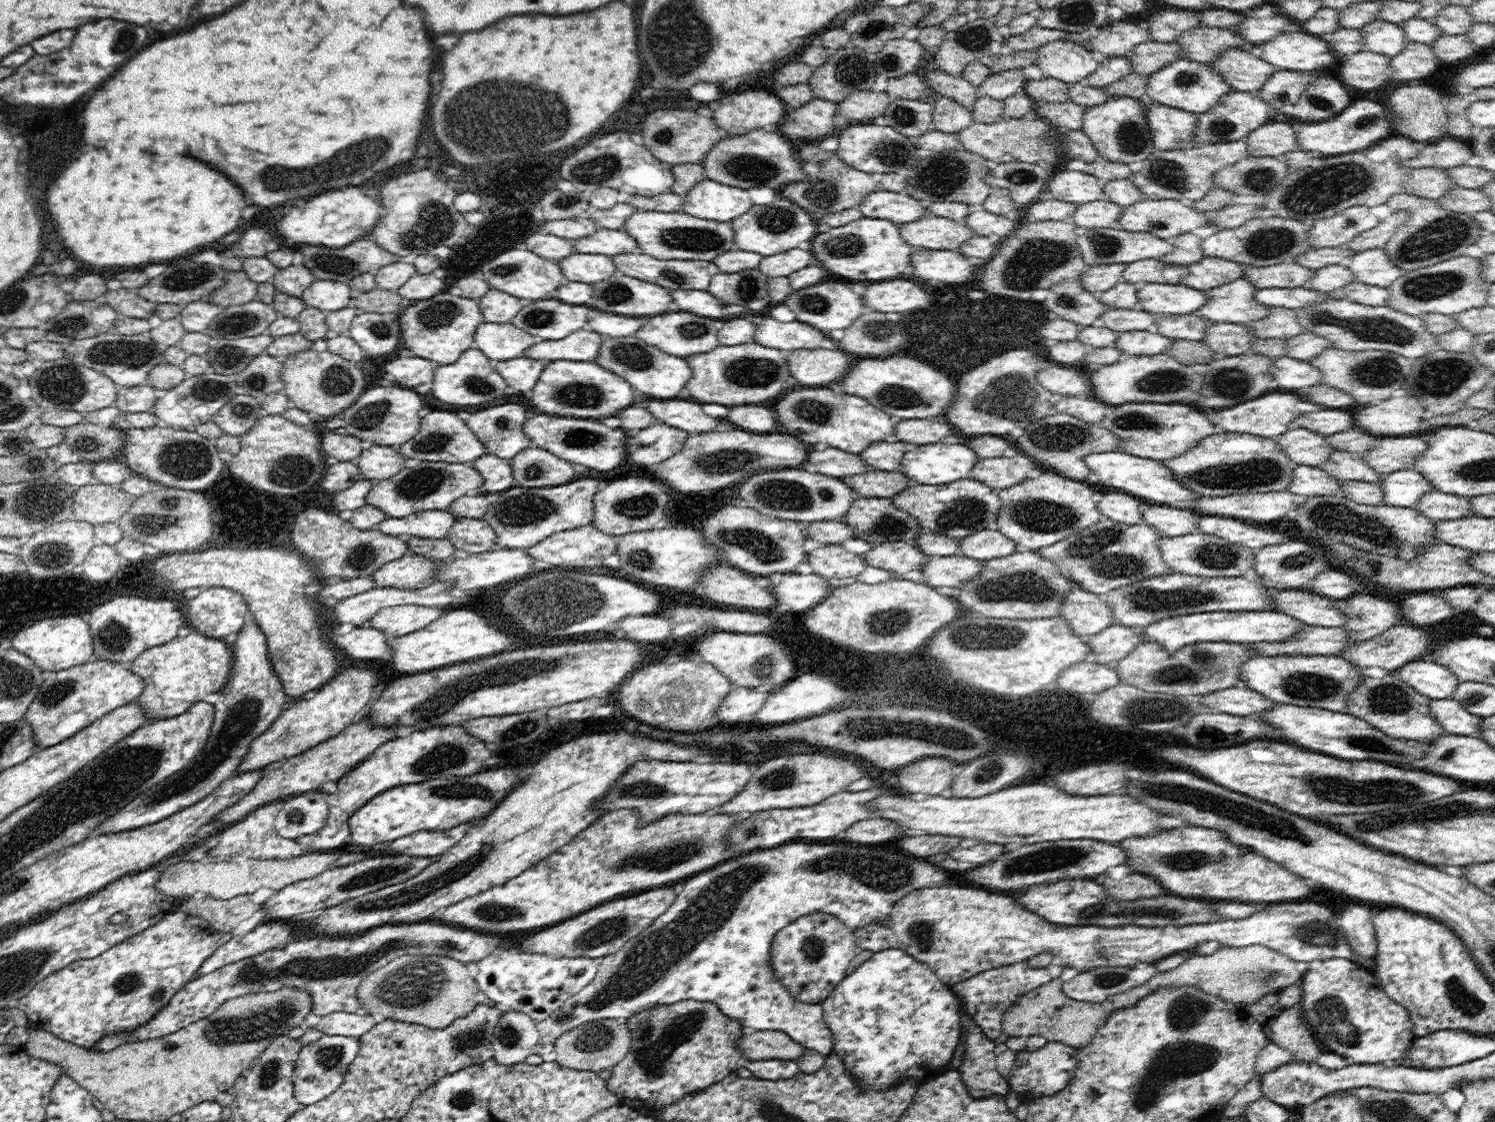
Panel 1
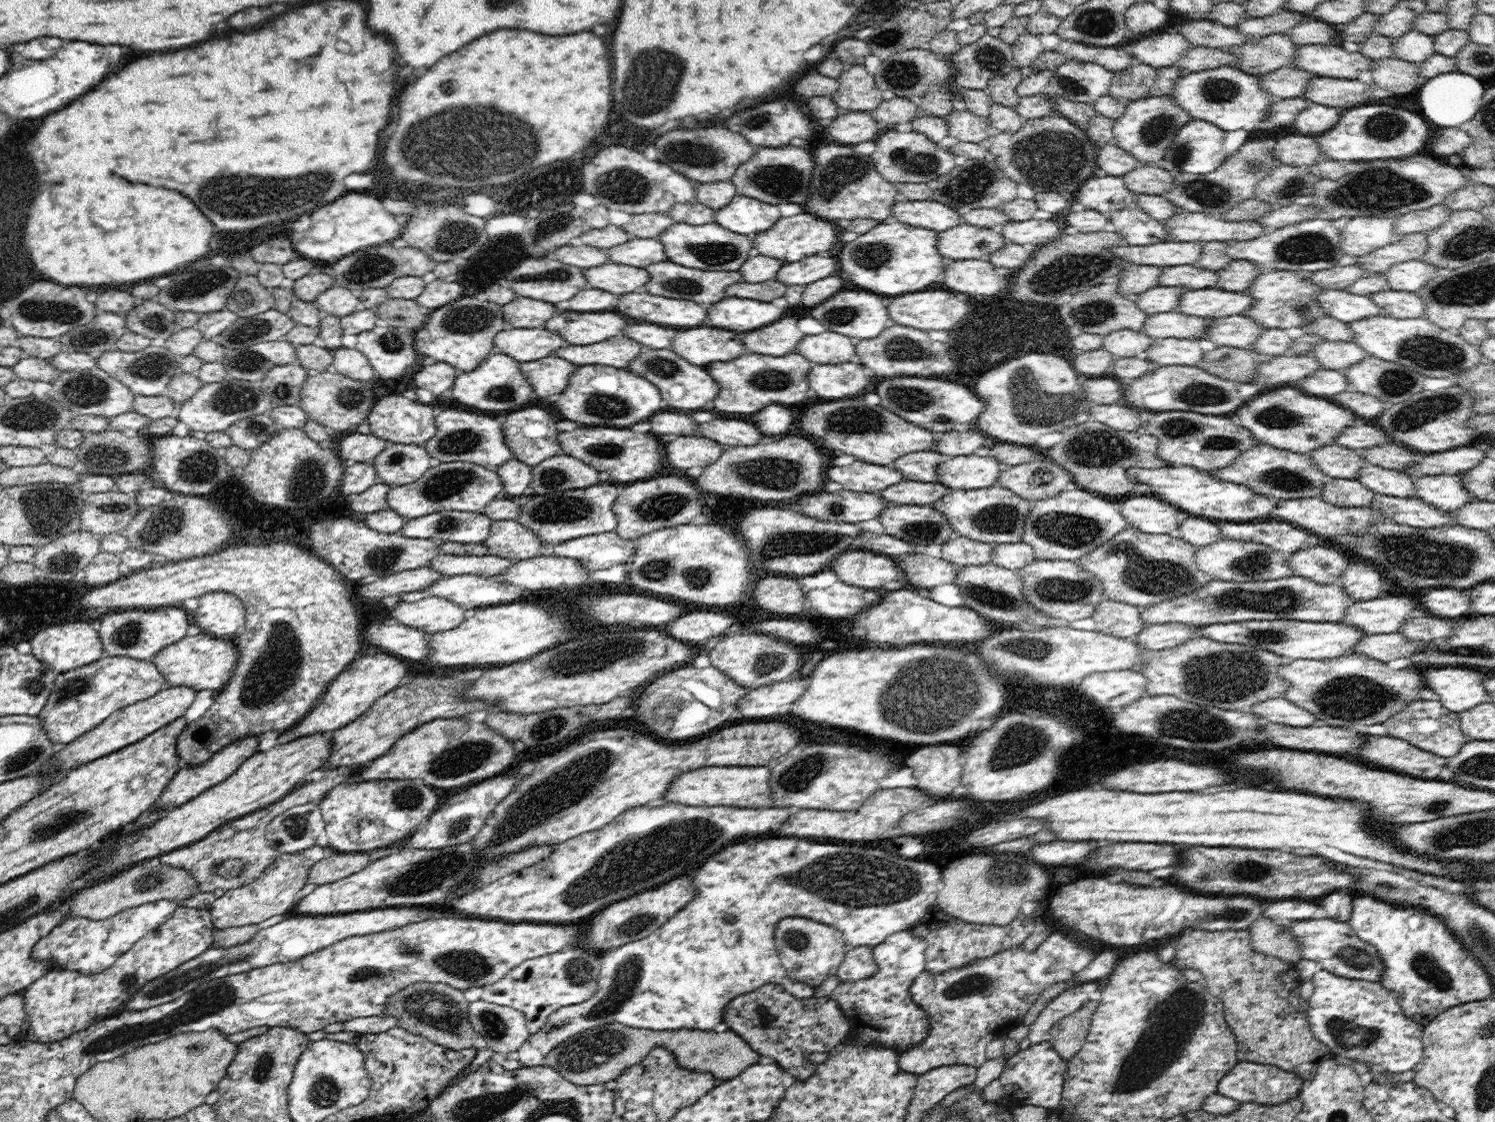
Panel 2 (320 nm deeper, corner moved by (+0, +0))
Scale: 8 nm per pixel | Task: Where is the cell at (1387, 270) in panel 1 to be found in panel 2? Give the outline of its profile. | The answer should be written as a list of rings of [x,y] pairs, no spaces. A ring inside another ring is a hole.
[[[1409,260],[1391,266],[1384,277],[1392,290],[1417,293],[1439,275],[1439,268],[1423,260]]]

